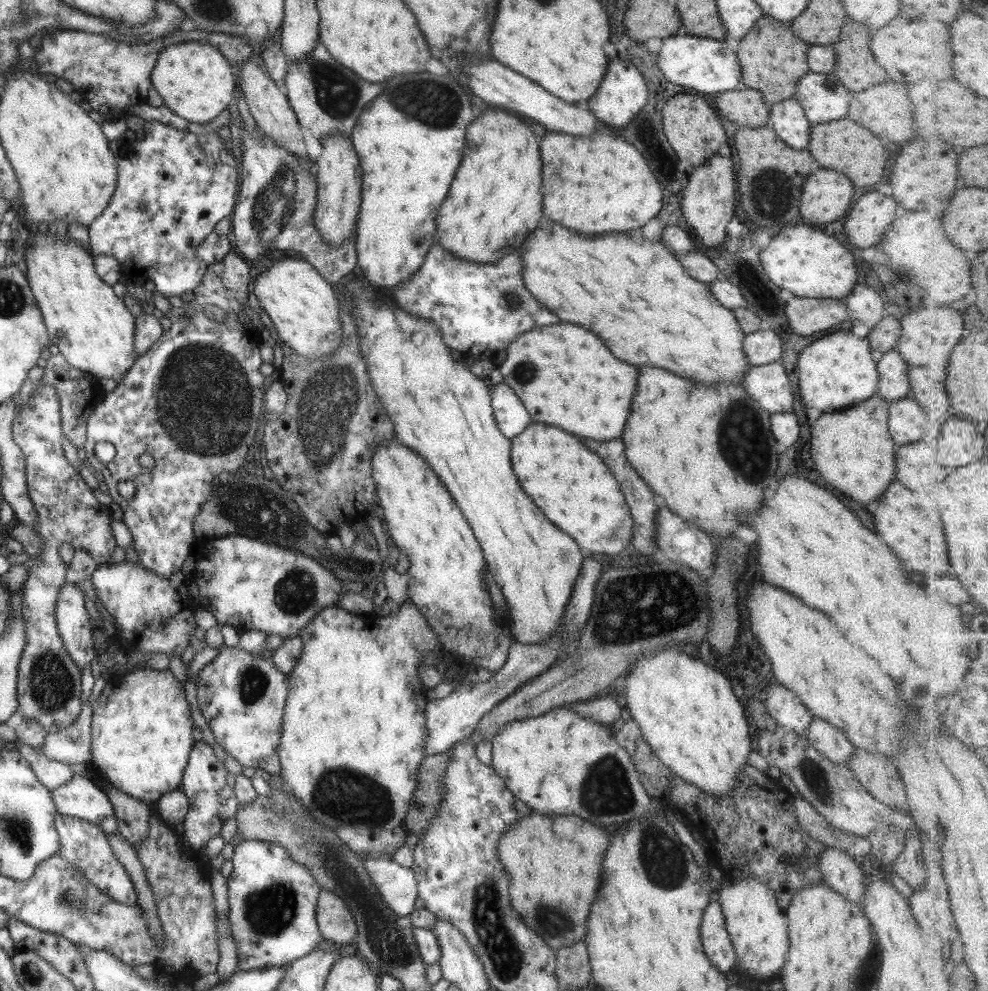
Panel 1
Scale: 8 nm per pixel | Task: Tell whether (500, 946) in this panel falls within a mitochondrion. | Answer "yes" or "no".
yes

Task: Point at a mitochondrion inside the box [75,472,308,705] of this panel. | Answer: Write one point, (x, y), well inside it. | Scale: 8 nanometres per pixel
(231, 508)

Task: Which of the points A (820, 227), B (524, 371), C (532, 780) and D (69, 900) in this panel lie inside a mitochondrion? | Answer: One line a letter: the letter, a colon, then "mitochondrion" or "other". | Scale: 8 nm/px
A: other
B: mitochondrion
C: other
D: mitochondrion

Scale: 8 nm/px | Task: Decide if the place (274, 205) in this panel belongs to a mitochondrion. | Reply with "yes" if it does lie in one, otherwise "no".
yes

